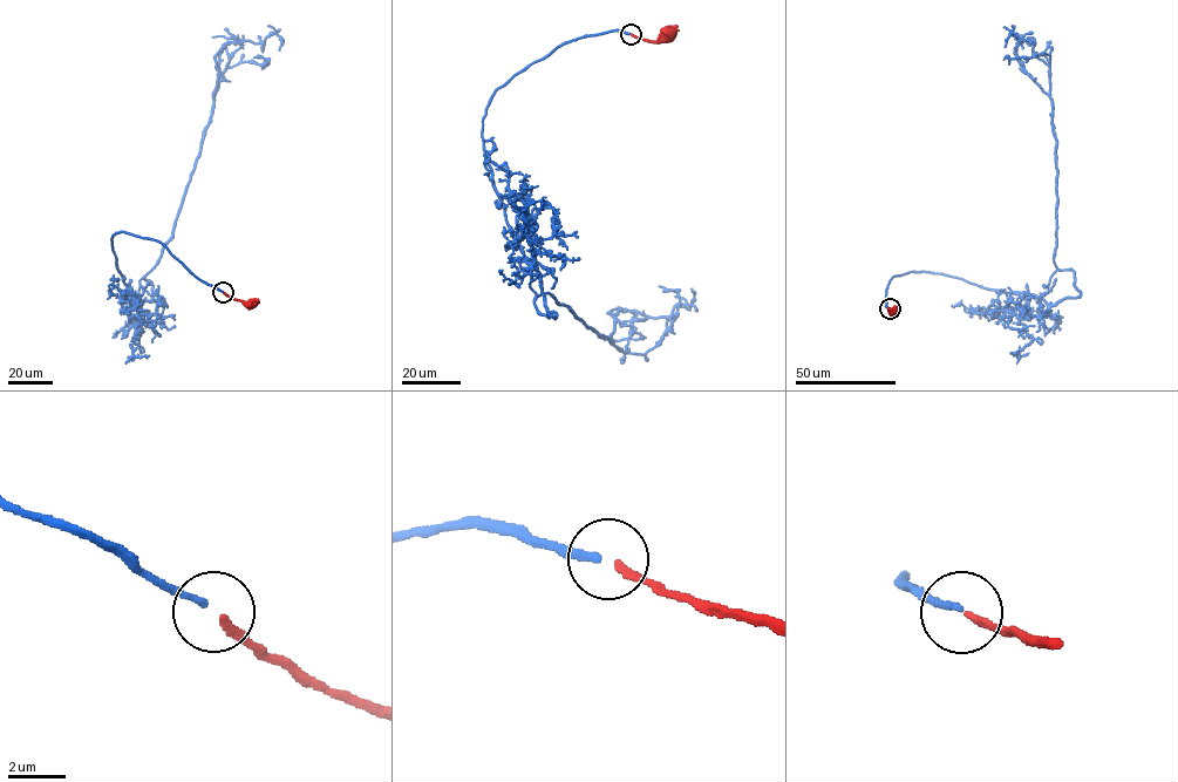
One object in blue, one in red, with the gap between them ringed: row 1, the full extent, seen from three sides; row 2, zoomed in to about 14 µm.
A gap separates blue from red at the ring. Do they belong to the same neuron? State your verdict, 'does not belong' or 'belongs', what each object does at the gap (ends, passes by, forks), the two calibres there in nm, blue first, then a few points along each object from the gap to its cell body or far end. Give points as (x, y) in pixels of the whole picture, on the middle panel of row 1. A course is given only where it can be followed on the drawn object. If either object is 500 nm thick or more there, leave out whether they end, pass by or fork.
does not belong; blue ends there; red ends there; 240 nm thick on the blue side, 260 nm on the other; blue runs (630, 33), (496, 89), (485, 161), (539, 313), (549, 293), (611, 344), (621, 310), (669, 317), (692, 288); red runs (631, 34), (656, 41), (666, 29), (668, 33)

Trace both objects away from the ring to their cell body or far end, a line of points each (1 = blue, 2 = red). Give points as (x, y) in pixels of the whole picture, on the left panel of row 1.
1: (223, 292), (158, 242), (111, 239), (154, 312), (143, 277), (219, 54), (274, 34), (279, 50)
2: (224, 292), (245, 304), (251, 303)

